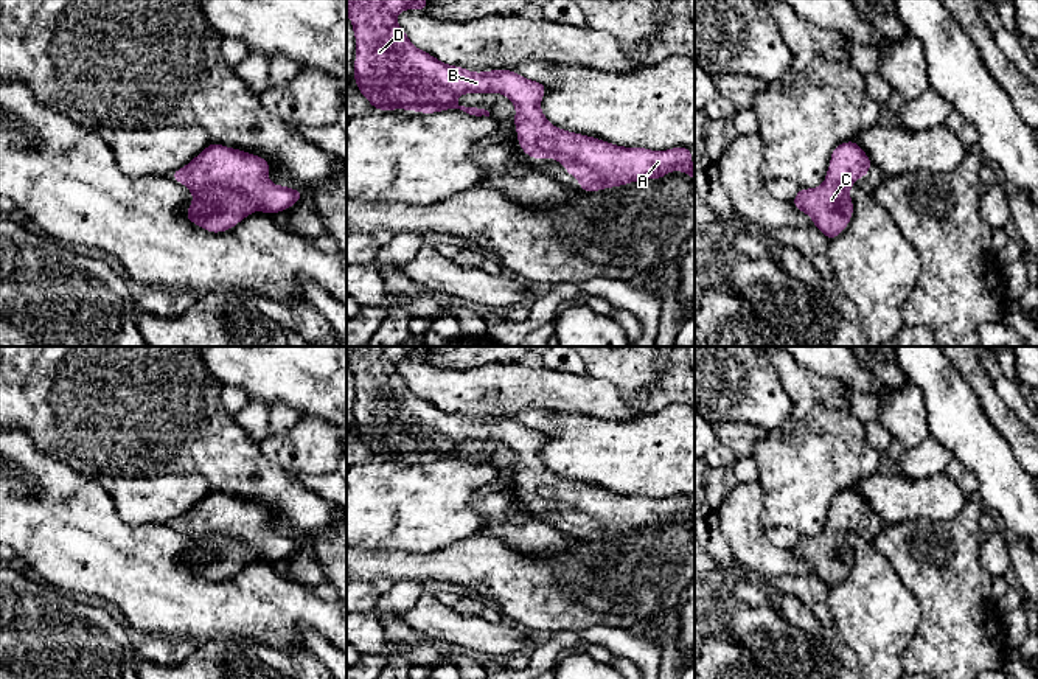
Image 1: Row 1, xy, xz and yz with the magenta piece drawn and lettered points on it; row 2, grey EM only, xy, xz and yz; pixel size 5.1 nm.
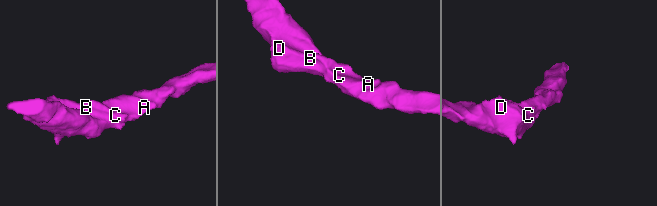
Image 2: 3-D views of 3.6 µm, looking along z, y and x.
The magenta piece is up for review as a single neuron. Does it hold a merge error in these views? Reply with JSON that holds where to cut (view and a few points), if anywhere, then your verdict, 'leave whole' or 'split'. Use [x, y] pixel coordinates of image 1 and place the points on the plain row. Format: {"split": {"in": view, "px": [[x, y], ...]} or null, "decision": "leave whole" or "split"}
{"split": null, "decision": "leave whole"}

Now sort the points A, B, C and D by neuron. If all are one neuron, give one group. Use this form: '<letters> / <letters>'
A B C D

